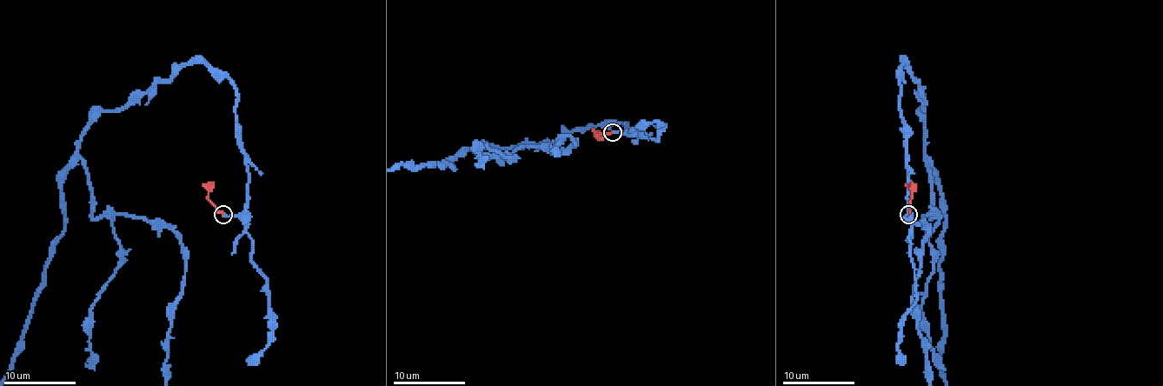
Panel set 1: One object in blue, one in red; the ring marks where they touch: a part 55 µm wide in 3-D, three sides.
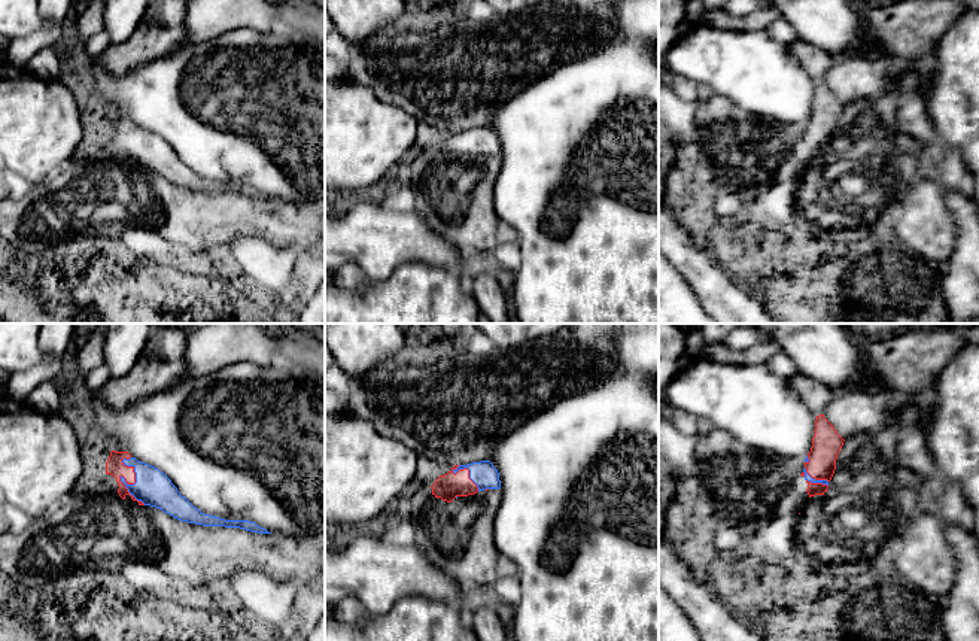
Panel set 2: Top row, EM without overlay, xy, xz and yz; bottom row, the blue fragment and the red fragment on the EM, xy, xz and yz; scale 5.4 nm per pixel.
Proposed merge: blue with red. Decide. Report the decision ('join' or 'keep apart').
join

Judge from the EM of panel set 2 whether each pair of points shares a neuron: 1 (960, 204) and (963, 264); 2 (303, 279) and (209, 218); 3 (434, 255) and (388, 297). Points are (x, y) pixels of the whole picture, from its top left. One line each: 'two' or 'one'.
1: one
2: two
3: two

